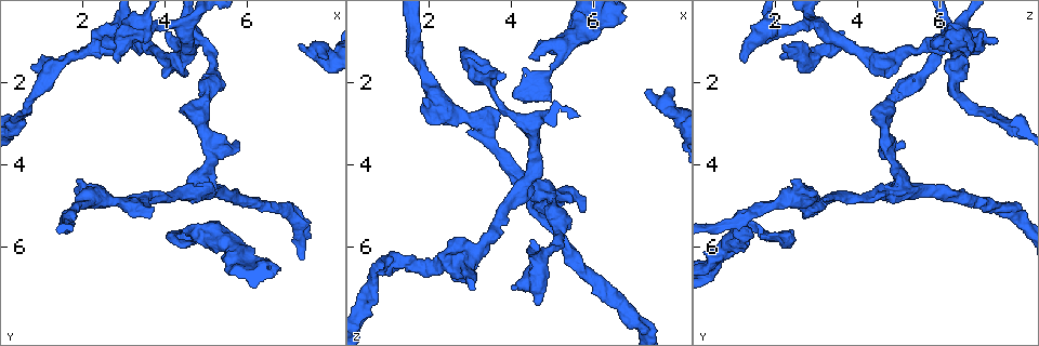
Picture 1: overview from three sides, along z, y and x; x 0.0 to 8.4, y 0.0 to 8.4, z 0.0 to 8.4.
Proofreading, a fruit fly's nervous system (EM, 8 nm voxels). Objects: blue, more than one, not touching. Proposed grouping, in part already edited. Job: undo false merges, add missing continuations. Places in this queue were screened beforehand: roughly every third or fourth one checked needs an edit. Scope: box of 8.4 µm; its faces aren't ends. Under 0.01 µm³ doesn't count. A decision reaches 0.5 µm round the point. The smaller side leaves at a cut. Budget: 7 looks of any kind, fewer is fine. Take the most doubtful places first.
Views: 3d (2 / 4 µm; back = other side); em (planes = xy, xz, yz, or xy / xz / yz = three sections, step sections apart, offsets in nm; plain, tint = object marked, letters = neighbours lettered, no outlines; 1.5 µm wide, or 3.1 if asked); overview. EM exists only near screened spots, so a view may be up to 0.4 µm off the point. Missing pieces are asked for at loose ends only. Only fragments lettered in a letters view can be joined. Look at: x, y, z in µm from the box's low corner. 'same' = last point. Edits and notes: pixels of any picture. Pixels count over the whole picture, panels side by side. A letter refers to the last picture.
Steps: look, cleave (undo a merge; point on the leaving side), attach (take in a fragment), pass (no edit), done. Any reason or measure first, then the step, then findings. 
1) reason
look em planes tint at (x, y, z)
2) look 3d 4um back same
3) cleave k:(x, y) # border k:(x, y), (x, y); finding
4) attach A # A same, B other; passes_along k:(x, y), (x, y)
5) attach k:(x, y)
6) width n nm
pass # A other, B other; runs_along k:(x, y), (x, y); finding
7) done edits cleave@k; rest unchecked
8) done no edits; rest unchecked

thick end
look 3d 2um at (7.40, 1.10, 2.20)

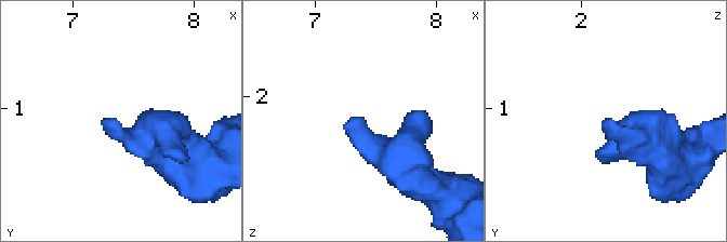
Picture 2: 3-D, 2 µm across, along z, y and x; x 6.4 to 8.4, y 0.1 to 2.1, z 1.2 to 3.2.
need the tissue
look em planes tint at (7.36, 1.10, 2.24)

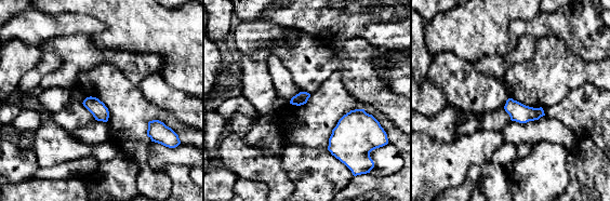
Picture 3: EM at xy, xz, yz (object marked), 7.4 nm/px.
see the neighbours
look em planes letters same

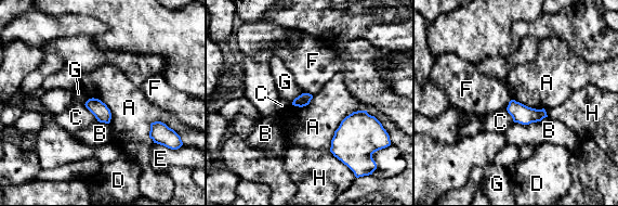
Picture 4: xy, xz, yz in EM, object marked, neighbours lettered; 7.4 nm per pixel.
pass # A other, B other, C other, D other, E other, F other, G other, H other; border 4:(373, 115), (353, 111), (330, 141); no lettered fragment goes on from it

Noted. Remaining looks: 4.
an open end
look 3d 4um at (1.90, 4.45, 2.30)

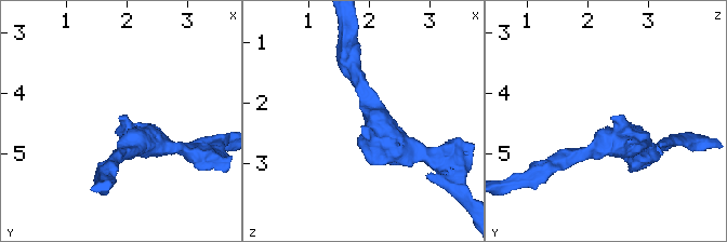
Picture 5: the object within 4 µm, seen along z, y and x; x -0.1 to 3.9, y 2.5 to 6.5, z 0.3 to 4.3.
shape alone is not enough
look em planes letters at (1.90, 4.35, 2.40)

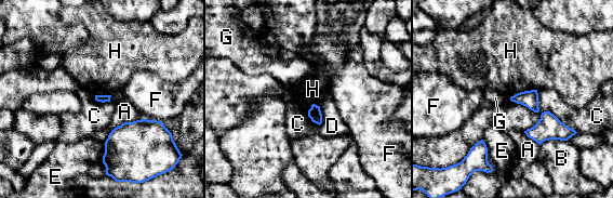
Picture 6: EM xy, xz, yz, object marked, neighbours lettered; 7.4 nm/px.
pass # A other, B other, C other, D other, E other, F other, G other, H other; runs_along 6:(514, 98), (527, 98), (565, 131); no lettered fragment goes on from it

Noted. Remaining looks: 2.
branch stops here
look em yz step 4 tint at (2.85, 1.45, 1.25)

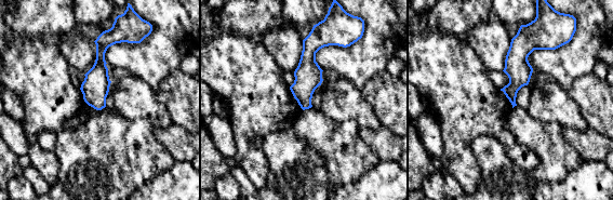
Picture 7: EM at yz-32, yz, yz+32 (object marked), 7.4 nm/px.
look em planes letters same

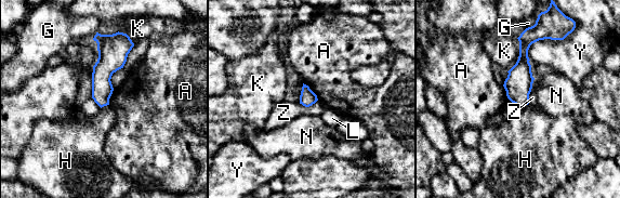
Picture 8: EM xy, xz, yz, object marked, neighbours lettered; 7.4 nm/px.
longest_contact Y 320 nm
pass # A other, G other, H other, K other, L other, N other, Y other, Z other; none of them fits

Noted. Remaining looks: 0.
done no edits; rest unchecked

